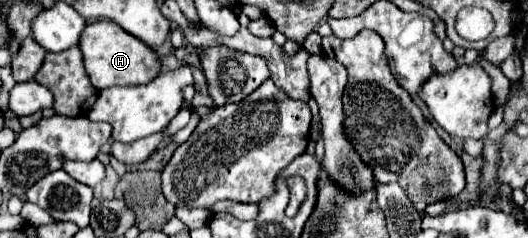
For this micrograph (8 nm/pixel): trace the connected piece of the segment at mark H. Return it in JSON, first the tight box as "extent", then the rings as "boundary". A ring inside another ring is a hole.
{"extent":[79,19,159,89],"boundary":[[[107,19],[85,25],[83,35],[79,39],[79,49],[83,51],[85,71],[97,89],[113,85],[143,85],[155,79],[159,73],[157,53]]]}

